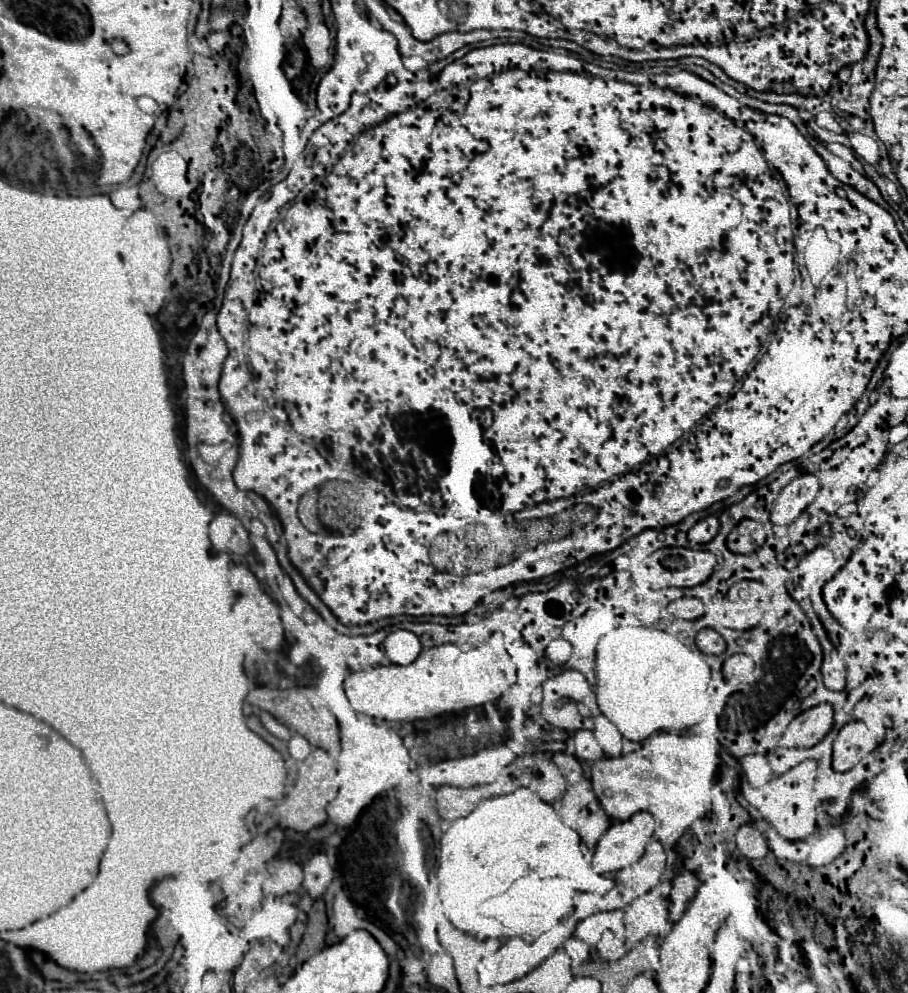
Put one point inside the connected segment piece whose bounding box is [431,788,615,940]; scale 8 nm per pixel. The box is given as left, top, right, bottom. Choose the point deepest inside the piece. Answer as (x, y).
(504, 837)

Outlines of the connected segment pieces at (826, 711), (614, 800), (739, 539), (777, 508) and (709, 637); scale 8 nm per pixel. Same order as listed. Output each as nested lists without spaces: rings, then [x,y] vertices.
[[[817,704],[801,712],[789,726],[789,734],[801,748],[811,748],[821,742],[835,722],[835,708],[831,704]]]
[[[657,732],[649,736],[643,746],[631,754],[623,754],[617,758],[601,758],[591,768],[591,784],[601,800],[605,812],[611,818],[627,820],[635,812],[647,810],[655,818],[653,839],[660,842],[675,843],[684,835],[691,824],[707,814],[707,798],[711,794],[711,786],[717,770],[717,744],[705,740],[697,734],[673,734],[673,732]]]
[[[745,518],[735,524],[735,528],[729,532],[727,540],[735,552],[751,554],[765,544],[765,538],[767,538],[765,526],[753,518]]]
[[[809,472],[799,474],[777,496],[771,512],[773,524],[791,524],[793,520],[797,520],[807,510],[807,506],[815,500],[815,496],[819,494],[819,488],[821,484],[815,474],[809,474]]]
[[[703,628],[699,634],[697,634],[697,648],[703,652],[703,654],[709,654],[709,656],[717,656],[717,654],[723,654],[725,648],[727,648],[727,640],[711,630],[711,628]]]

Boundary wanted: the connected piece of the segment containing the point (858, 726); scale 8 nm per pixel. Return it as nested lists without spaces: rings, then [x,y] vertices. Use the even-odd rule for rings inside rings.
[[[851,720],[839,730],[833,742],[833,768],[837,772],[847,772],[861,758],[877,750],[877,746],[885,740],[887,732],[889,732],[889,726],[871,730],[865,726],[865,722]]]

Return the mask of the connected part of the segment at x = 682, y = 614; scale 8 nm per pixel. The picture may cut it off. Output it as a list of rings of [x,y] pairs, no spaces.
[[[683,596],[683,598],[669,604],[669,612],[677,618],[683,618],[683,620],[697,620],[705,614],[705,604],[699,598]]]

